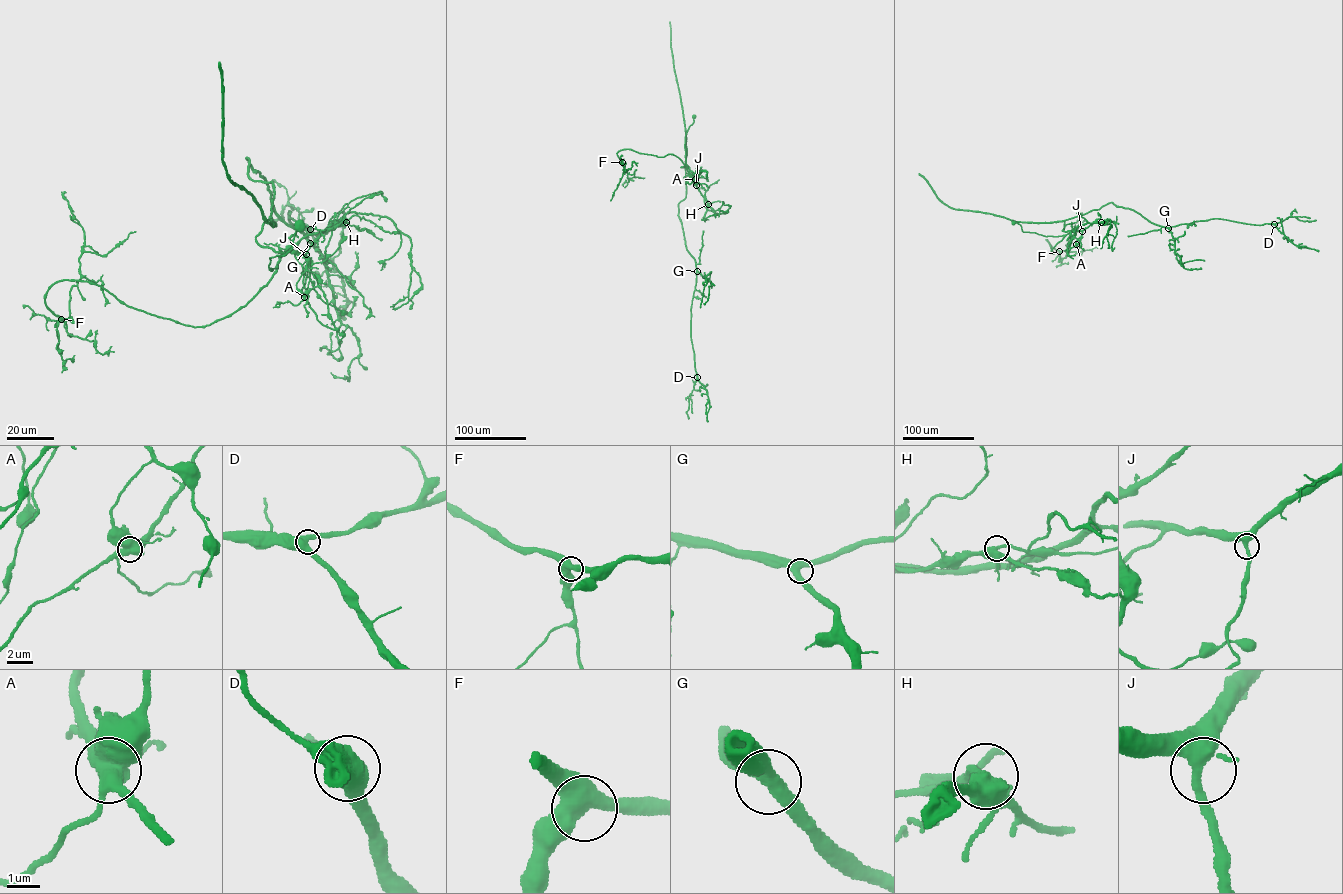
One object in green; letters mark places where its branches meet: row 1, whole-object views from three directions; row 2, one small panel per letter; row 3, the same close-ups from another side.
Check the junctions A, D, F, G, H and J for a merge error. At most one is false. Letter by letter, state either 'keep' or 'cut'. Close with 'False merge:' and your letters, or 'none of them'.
A: cut
D: keep
F: keep
G: keep
H: keep
J: keep
False merge: A

